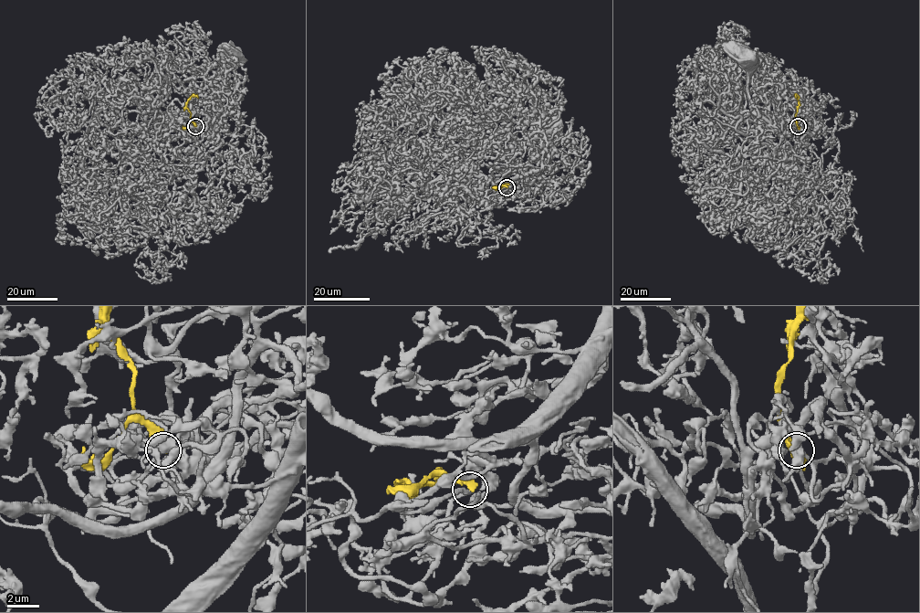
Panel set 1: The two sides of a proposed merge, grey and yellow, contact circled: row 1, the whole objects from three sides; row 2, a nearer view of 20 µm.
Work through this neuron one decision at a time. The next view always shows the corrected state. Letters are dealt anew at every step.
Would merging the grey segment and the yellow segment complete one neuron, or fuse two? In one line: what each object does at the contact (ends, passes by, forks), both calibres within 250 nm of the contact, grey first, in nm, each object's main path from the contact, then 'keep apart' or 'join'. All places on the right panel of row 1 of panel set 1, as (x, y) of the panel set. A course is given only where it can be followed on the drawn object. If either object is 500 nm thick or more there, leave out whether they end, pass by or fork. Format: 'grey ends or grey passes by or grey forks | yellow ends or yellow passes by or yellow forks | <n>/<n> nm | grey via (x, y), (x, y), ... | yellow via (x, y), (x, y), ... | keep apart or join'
grey passes by | yellow ends | 200/320 nm | grey via (798, 127), (783, 110), (762, 118), (751, 105), (748, 66), (741, 58), (744, 57) | yellow via (799, 126), (795, 113), (799, 101), (796, 97) | keep apart

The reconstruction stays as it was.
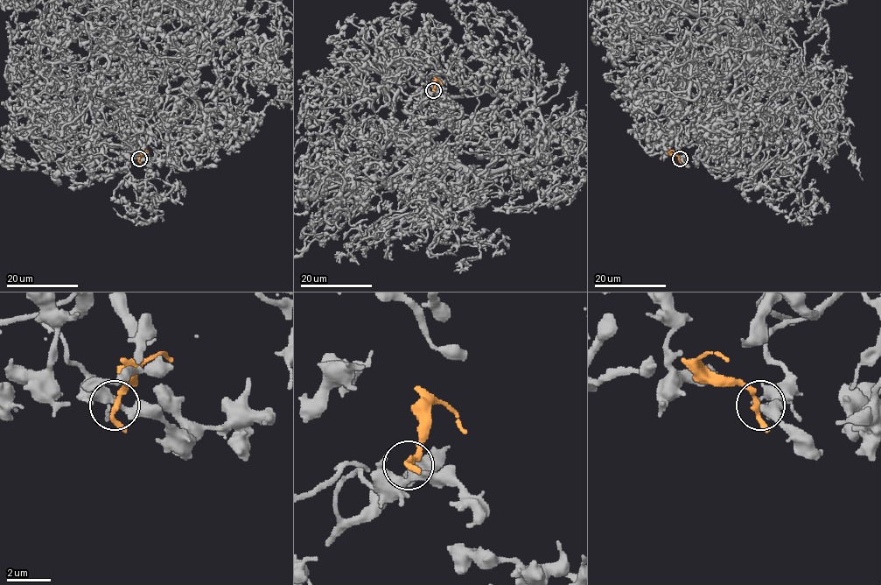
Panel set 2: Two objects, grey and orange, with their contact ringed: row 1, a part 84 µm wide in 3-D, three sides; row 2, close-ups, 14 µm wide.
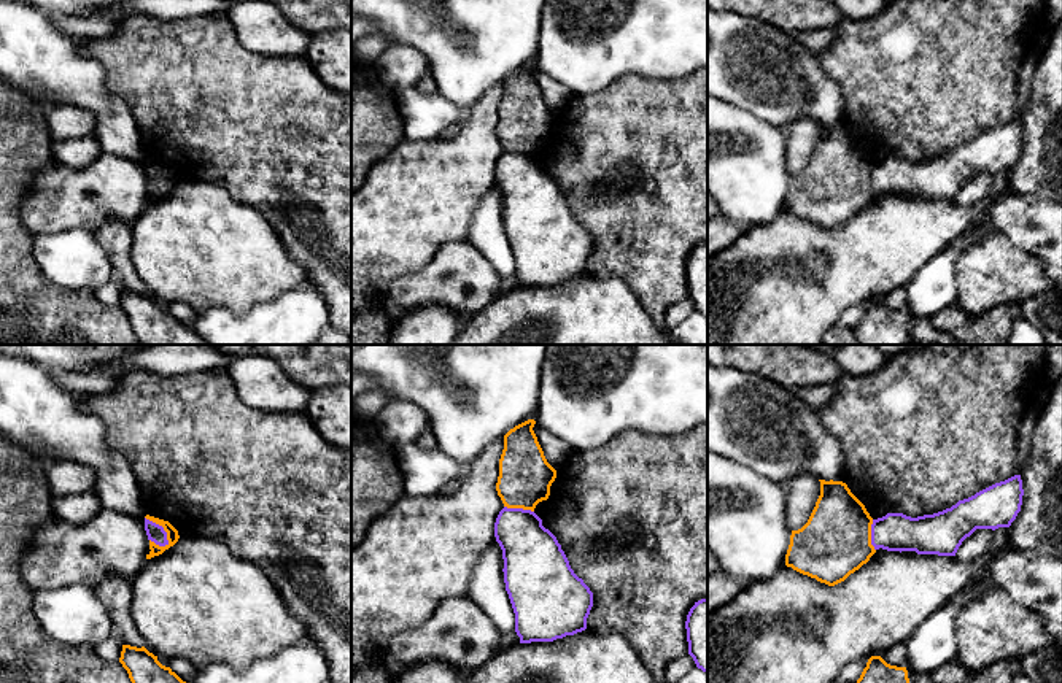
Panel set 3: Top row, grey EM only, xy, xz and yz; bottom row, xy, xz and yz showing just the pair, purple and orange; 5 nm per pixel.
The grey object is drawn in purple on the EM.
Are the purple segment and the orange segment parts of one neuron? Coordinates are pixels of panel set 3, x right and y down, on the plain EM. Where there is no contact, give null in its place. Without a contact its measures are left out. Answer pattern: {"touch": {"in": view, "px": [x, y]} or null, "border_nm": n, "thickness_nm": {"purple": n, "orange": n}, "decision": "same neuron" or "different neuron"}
{"touch": {"in": "xy", "px": [162, 172]}, "border_nm": 190, "thickness_nm": {"purple": 90, "orange": 60}, "decision": "same neuron"}

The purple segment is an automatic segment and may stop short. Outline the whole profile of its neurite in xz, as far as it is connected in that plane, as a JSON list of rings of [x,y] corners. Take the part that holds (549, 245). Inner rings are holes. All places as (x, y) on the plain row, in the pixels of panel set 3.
[[[528,64],[504,79],[499,103],[498,140],[504,152],[494,167],[494,181],[502,194],[504,227],[515,257],[515,276],[520,287],[553,286],[587,273],[593,251],[593,237],[569,210],[556,181],[542,170],[534,157],[539,146],[547,145],[556,114],[547,106],[533,75],[536,65]]]

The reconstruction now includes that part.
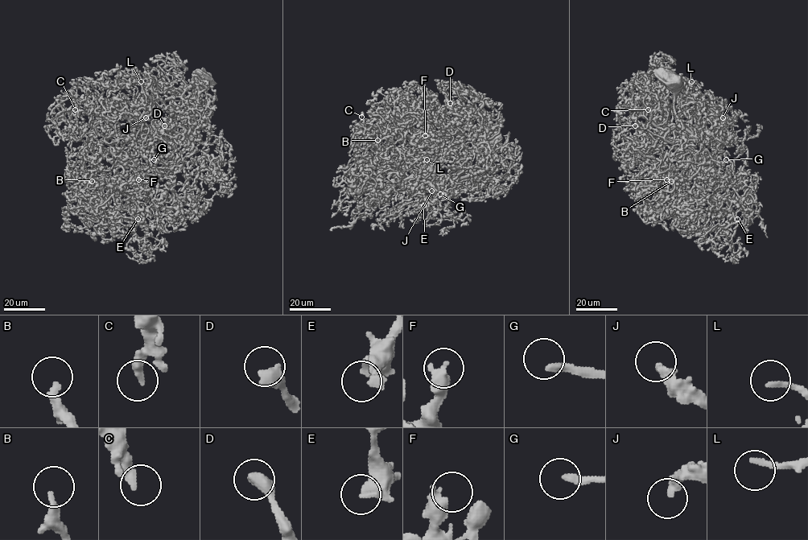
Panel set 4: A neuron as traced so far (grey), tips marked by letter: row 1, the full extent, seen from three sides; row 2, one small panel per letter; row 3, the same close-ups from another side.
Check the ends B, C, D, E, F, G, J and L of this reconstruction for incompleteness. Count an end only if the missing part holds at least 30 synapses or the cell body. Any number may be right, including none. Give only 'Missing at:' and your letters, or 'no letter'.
Missing at: D, E, G, L

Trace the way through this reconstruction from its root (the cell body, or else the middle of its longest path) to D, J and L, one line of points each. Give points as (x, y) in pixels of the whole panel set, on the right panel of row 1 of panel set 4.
D: (670, 80), (674, 117), (706, 152), (711, 166), (694, 179), (670, 143), (635, 125)
J: (670, 80), (674, 117), (684, 127), (702, 123), (727, 145), (719, 146), (723, 117)
L: (670, 80), (674, 117), (689, 129), (699, 127), (685, 109), (692, 100), (691, 81)

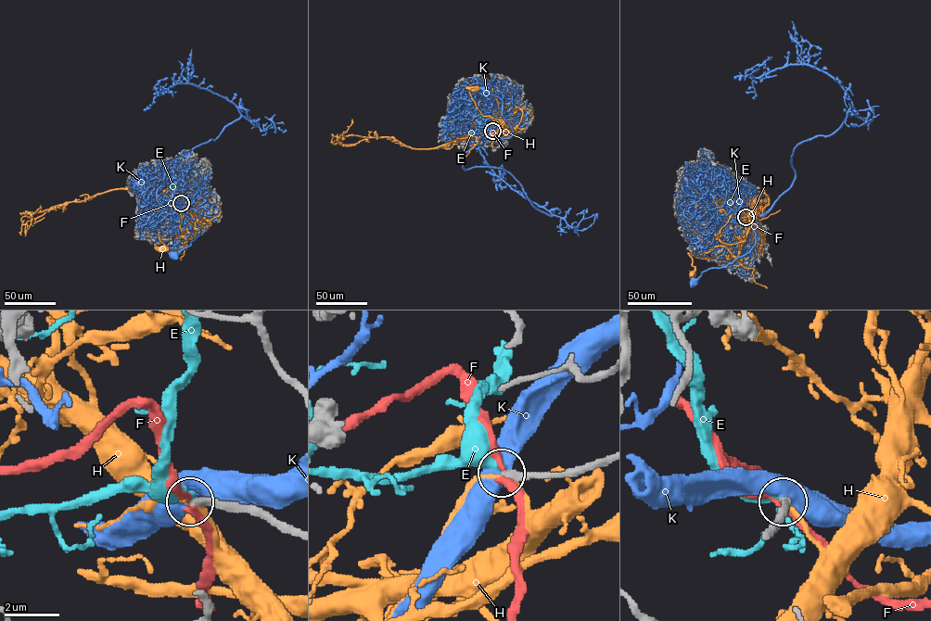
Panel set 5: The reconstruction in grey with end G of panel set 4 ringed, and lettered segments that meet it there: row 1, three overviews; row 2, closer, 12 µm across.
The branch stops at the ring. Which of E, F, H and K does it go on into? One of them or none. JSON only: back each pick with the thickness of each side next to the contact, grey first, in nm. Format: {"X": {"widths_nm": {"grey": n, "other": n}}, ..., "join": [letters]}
{"join": []}

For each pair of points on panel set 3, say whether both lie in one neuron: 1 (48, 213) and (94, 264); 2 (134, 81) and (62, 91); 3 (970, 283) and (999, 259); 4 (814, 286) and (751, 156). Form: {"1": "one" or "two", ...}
{"1": "two", "2": "two", "3": "one", "4": "two"}

